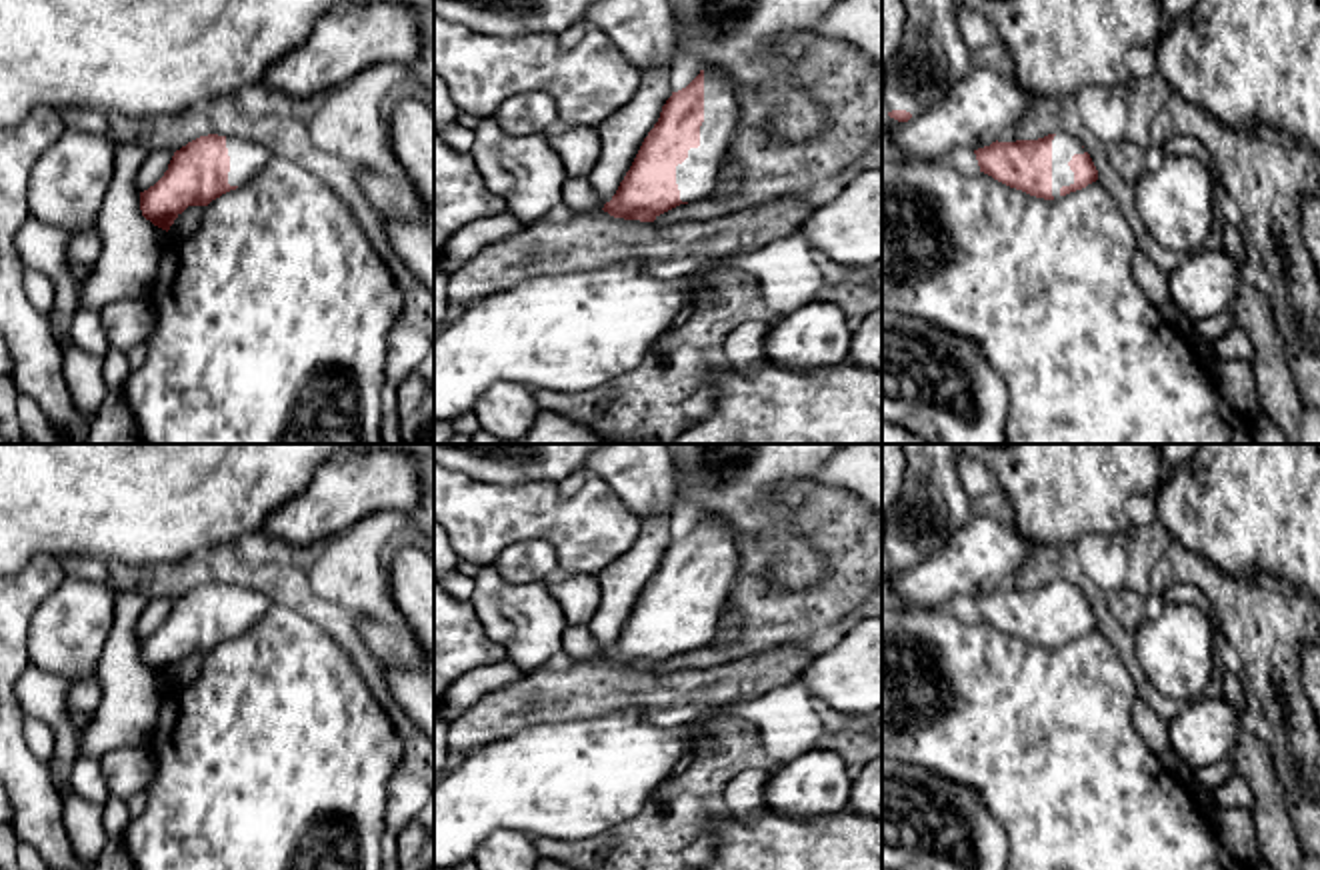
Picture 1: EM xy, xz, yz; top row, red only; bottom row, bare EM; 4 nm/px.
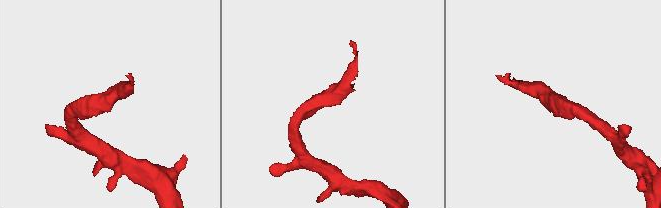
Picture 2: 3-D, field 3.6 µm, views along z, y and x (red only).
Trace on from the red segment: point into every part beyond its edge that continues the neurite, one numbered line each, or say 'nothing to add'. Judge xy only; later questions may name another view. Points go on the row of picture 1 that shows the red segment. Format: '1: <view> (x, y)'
1: xy (246, 158)

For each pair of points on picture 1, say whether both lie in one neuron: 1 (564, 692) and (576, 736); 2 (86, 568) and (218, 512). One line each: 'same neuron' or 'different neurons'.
1: different neurons
2: different neurons

